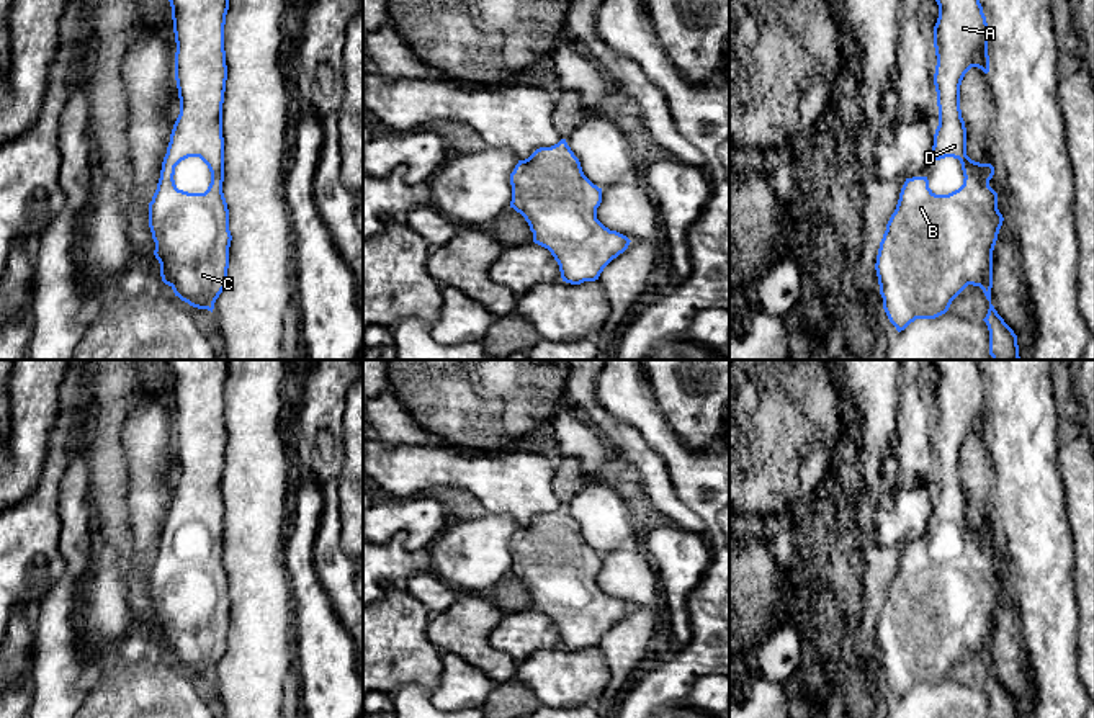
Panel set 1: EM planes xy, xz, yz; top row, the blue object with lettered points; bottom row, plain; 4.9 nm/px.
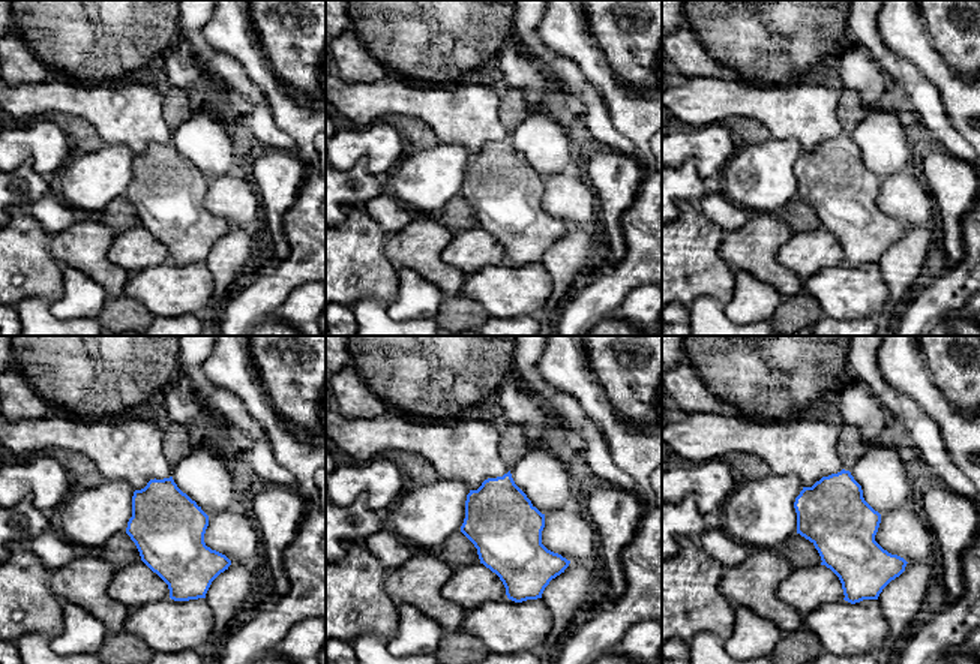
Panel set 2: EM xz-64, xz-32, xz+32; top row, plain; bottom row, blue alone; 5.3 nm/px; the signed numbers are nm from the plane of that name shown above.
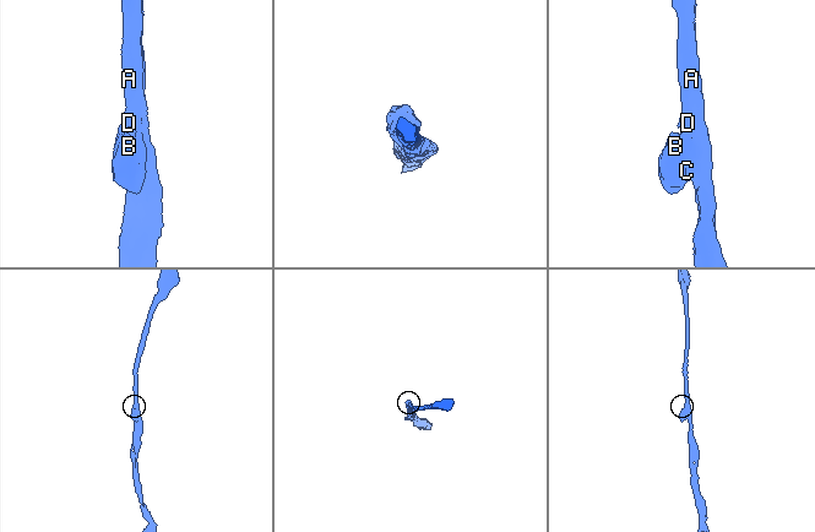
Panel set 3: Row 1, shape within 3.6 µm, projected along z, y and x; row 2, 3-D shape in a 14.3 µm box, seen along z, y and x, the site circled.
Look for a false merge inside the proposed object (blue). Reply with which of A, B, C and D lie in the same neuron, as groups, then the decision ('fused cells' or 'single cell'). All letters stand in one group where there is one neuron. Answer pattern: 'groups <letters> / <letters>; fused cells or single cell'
groups A B C D; single cell

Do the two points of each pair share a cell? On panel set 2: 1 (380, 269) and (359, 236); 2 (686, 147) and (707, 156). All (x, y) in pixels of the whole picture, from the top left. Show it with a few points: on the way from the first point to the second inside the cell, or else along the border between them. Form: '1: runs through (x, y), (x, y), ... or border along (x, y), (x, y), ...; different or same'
1: runs through (372, 261), (359, 248), (359, 243); same
2: runs through (691, 147), (698, 147), (703, 152); same

